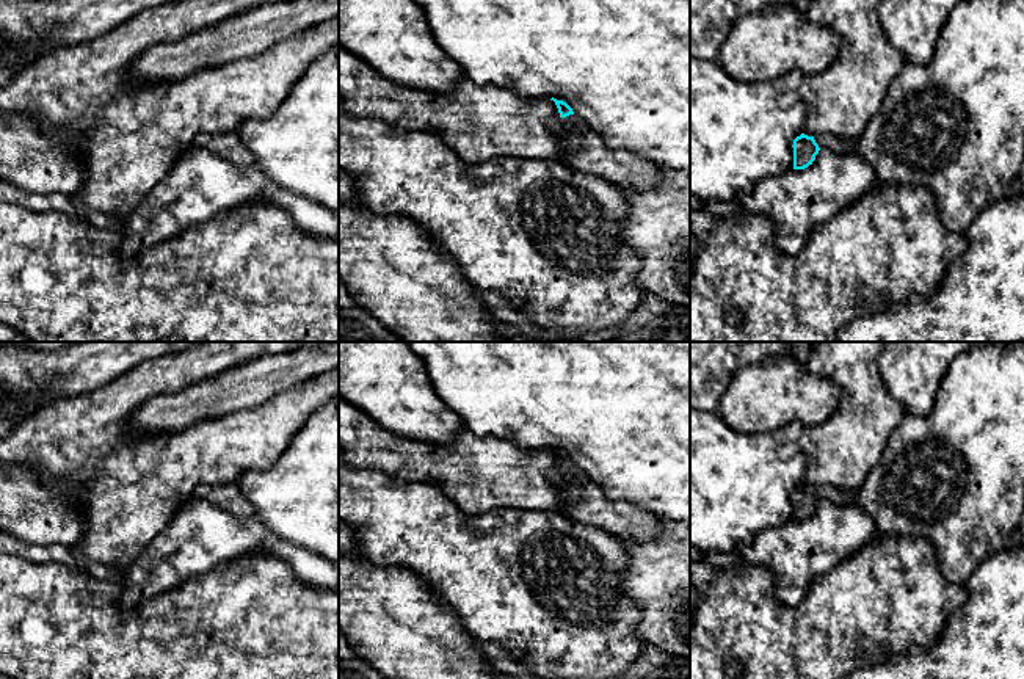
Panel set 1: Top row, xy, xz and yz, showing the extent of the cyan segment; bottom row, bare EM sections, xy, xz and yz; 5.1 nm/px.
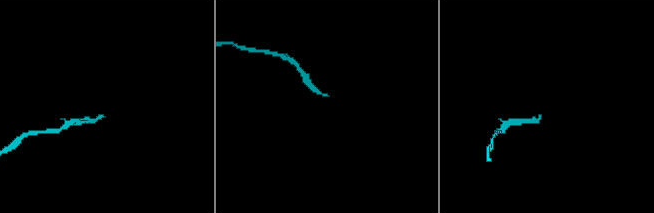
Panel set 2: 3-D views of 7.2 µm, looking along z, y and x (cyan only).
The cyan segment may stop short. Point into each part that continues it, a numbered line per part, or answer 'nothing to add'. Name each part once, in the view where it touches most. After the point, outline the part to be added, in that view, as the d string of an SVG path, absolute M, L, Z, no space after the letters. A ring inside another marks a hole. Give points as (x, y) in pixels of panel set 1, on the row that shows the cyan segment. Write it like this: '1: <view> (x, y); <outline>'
1: xz (585, 151); M577 114L554 118L549 129L561 136L565 163L616 187L649 190L659 183L659 166L624 149L608 147Z

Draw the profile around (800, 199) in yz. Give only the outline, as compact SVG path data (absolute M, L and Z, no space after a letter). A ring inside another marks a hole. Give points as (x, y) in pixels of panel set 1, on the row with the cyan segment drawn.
M820 149L808 168L764 177L737 201L743 212L772 218L776 246L786 256L798 256L814 227L878 185L877 172L856 151L837 154Z

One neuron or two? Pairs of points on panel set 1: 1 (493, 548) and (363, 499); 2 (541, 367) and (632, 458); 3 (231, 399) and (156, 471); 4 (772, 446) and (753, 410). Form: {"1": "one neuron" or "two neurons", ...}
{"1": "one neuron", "2": "one neuron", "3": "two neurons", "4": "two neurons"}

